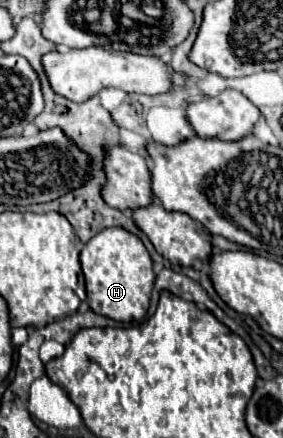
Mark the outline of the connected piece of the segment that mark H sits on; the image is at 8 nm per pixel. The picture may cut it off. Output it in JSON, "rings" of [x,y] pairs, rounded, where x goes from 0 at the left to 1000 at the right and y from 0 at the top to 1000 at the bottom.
{"rings":[[[375,521],[346,530],[297,557],[283,603],[304,639],[304,685],[339,717],[435,737],[491,735],[516,721],[551,630],[537,616],[537,589],[481,534],[438,521]]]}

